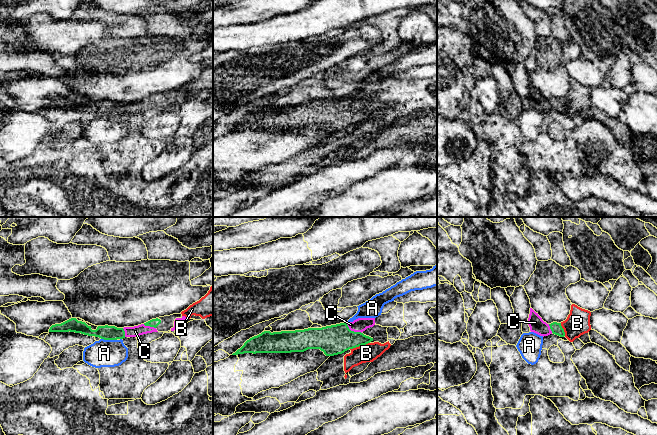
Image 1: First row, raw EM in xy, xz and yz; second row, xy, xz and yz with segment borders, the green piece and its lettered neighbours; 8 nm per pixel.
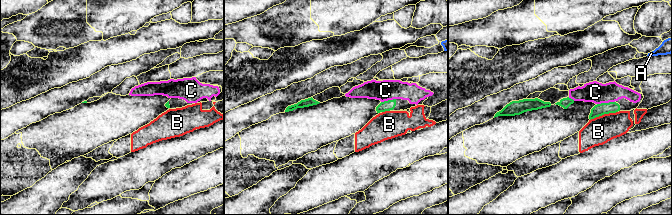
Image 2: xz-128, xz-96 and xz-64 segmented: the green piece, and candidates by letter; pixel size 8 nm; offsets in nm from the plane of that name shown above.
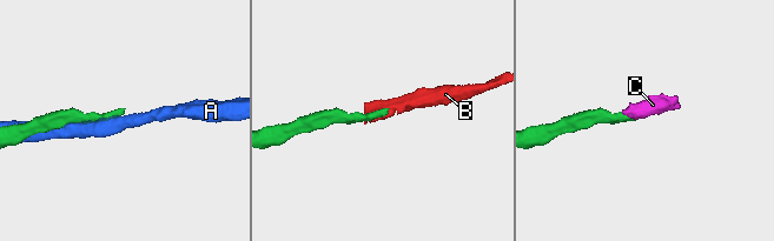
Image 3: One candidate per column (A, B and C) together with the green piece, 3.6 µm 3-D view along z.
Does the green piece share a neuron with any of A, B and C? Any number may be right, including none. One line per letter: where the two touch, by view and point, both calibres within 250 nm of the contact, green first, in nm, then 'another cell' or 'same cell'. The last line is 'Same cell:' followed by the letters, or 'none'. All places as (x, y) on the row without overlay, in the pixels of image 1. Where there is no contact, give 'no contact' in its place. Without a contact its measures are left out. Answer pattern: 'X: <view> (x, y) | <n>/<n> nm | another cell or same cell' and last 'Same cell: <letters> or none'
A: xy (109, 115) | 120/220 nm | another cell
B: xz (359, 121) | 240/140 nm | another cell
C: xz (352, 107) | 240/110 nm | same cell
Same cell: C

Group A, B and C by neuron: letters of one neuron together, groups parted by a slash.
A / B / C

